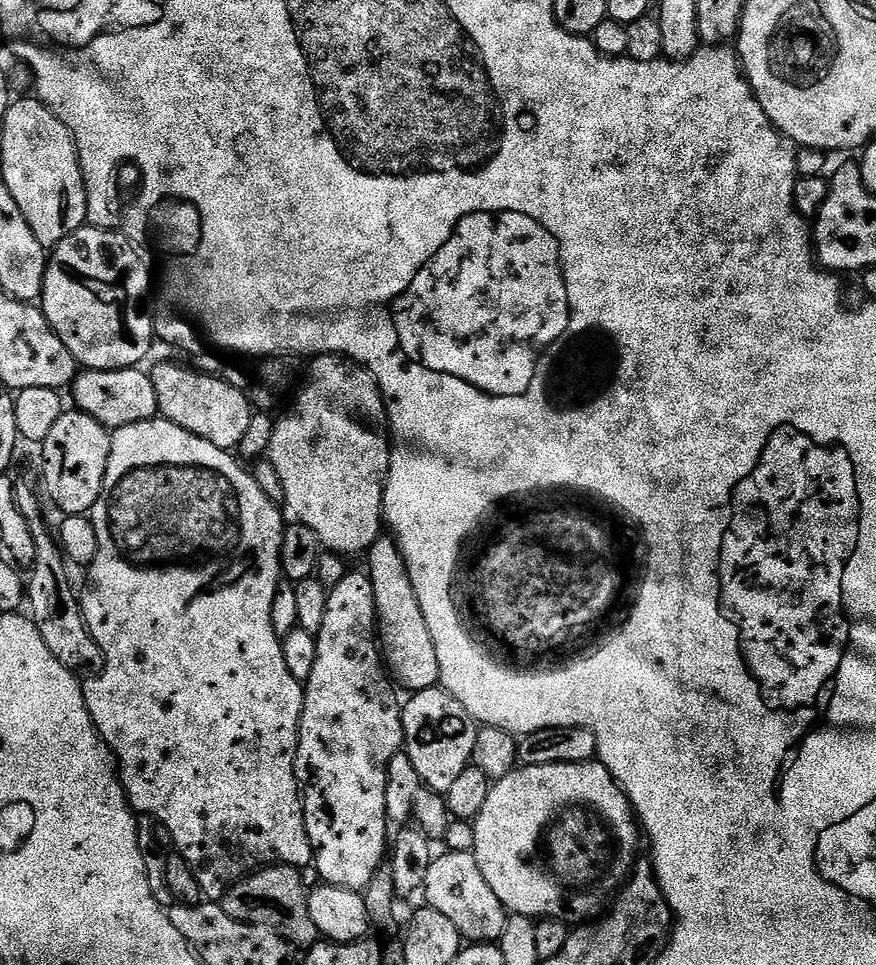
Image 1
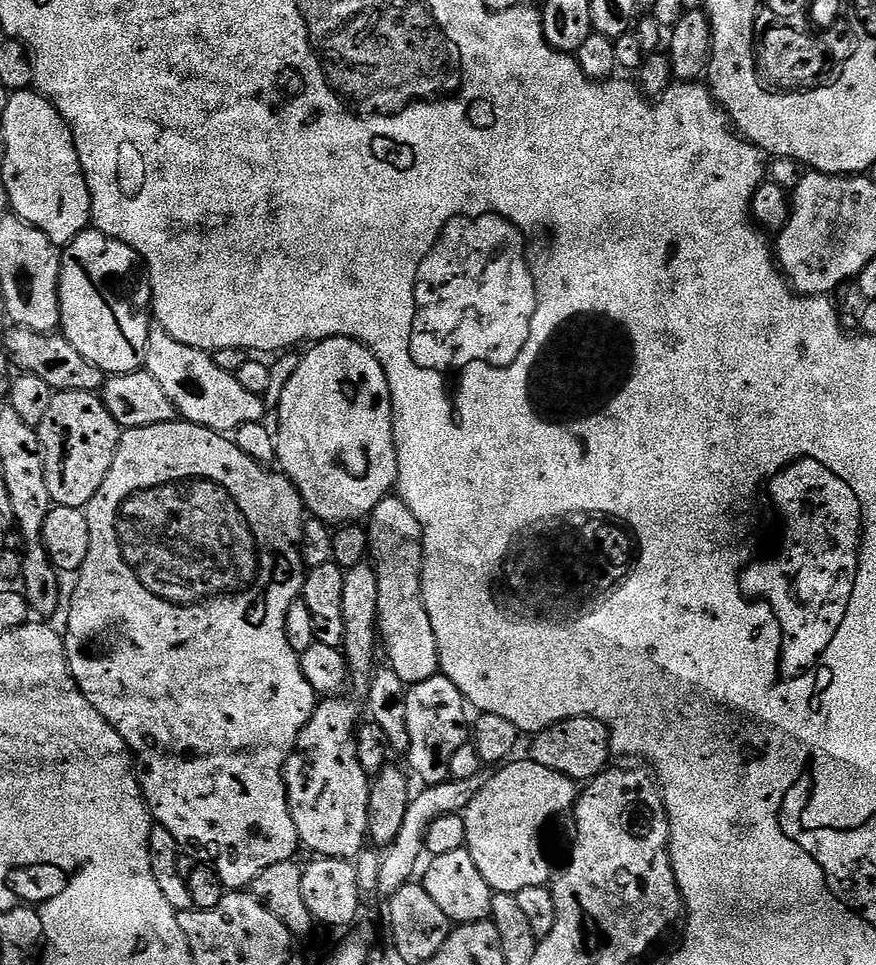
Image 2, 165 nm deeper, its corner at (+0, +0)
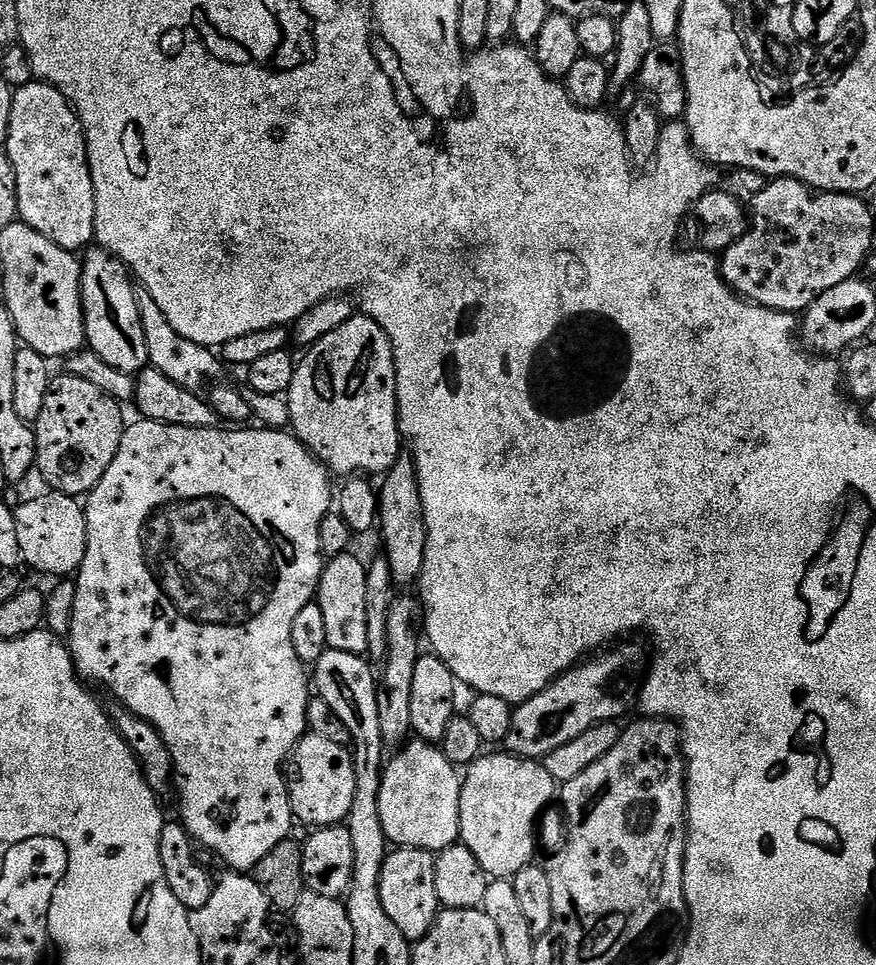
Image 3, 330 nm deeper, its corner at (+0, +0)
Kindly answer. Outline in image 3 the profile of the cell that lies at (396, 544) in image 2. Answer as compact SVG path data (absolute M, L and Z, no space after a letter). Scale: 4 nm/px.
M402 454L394 462L392 471L383 477L384 485L379 485L380 514L378 532L384 535L383 555L387 557L392 579L397 585L415 585L420 579L424 565L428 531L424 507L420 497L420 487L416 481L416 462L411 455Z

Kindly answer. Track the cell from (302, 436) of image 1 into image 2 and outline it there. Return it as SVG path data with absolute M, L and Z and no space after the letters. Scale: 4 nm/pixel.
M331 336L328 340L313 343L305 352L308 353L303 353L300 356L298 370L294 370L290 382L286 382L286 390L282 390L282 402L278 409L280 433L278 430L274 436L276 443L275 463L278 465L279 471L283 472L292 481L292 485L300 491L300 496L304 499L305 509L315 519L323 520L329 526L344 526L349 522L360 522L372 513L374 506L378 506L378 502L385 500L396 488L398 454L394 446L392 399L390 398L390 386L386 378L386 370L382 370L382 362L378 362L378 358L374 358L374 354L367 346L345 336Z

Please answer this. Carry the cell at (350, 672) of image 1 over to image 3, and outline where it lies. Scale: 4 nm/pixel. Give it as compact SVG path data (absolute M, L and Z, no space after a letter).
M305 734L294 749L296 777L288 784L288 796L292 800L292 814L297 821L309 824L309 829L331 828L347 821L350 806L354 806L354 782L356 771L351 751L330 738Z

